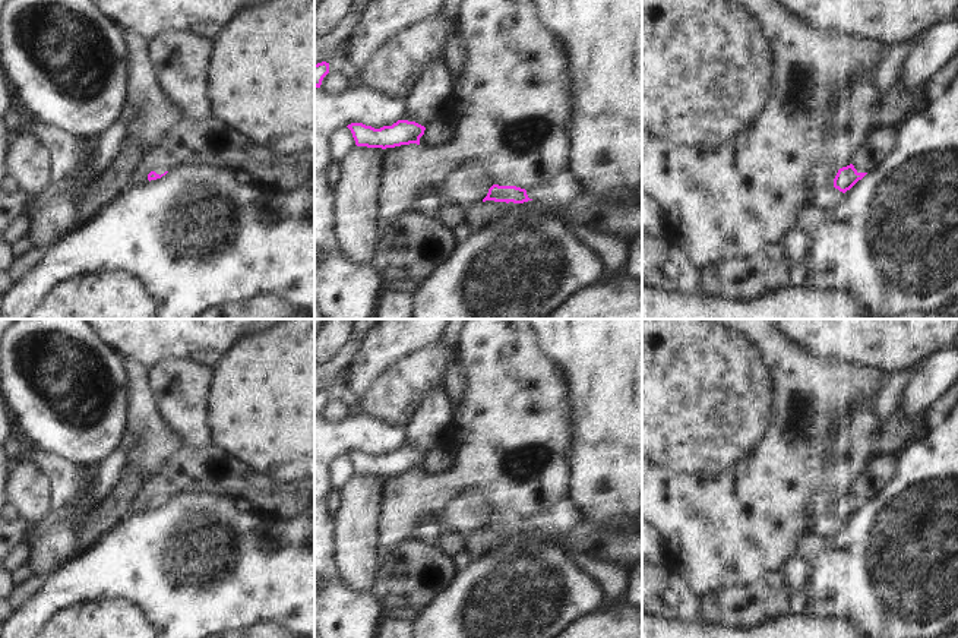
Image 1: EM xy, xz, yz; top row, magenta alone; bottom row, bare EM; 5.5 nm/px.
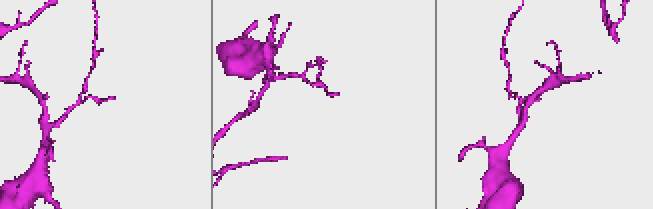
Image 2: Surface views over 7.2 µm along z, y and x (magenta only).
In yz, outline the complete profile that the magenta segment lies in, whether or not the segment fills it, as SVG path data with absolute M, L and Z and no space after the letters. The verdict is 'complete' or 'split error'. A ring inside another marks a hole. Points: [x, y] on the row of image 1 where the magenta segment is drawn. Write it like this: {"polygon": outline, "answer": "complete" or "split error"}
{"polygon": "M853 164L838 170L834 179L834 187L845 193L850 190L859 180L861 180L867 173L859 173Z", "answer": "complete"}

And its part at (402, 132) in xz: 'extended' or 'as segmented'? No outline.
as segmented

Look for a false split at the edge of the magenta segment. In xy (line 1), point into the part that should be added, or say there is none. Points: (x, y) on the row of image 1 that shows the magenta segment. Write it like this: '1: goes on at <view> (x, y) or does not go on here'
1: does not go on here

